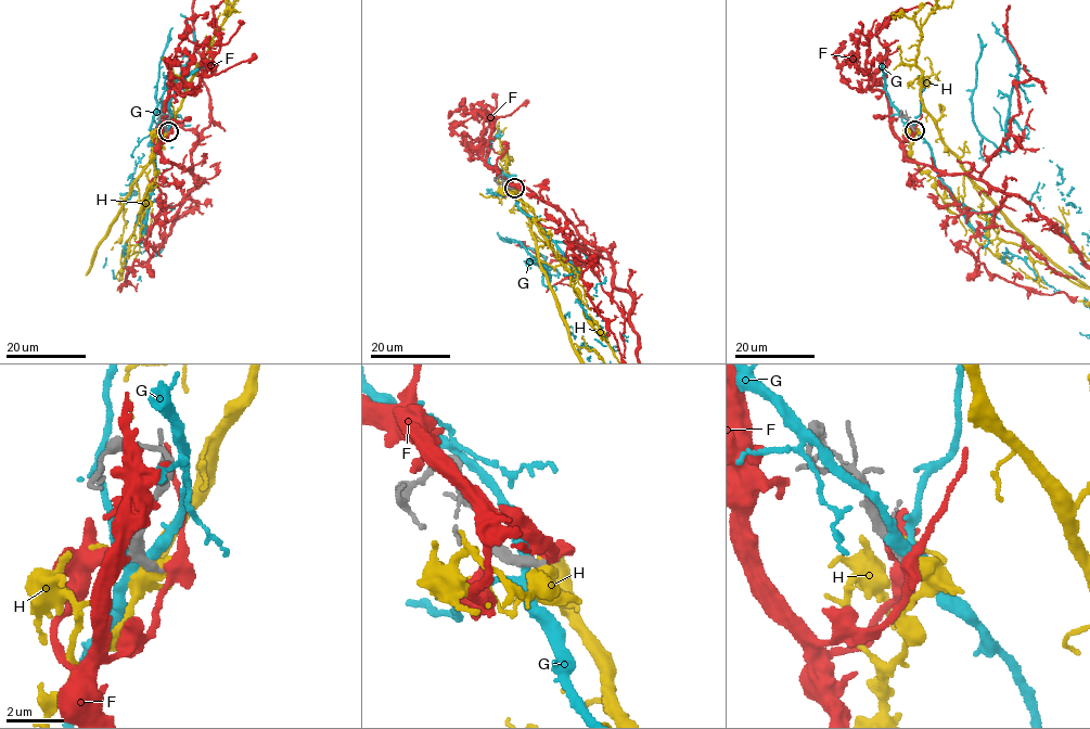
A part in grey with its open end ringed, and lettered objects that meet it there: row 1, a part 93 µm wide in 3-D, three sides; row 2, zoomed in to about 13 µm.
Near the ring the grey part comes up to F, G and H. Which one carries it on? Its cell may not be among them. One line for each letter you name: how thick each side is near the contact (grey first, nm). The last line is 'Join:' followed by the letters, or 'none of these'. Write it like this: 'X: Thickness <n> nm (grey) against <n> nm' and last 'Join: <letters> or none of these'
Join: none of these

